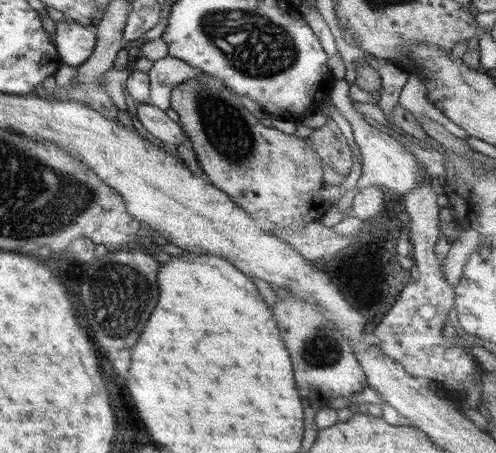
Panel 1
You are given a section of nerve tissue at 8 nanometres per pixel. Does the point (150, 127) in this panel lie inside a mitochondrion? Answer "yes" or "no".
no

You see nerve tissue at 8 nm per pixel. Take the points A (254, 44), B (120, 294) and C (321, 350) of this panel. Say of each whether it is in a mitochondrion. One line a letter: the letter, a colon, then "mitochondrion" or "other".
A: mitochondrion
B: mitochondrion
C: mitochondrion

